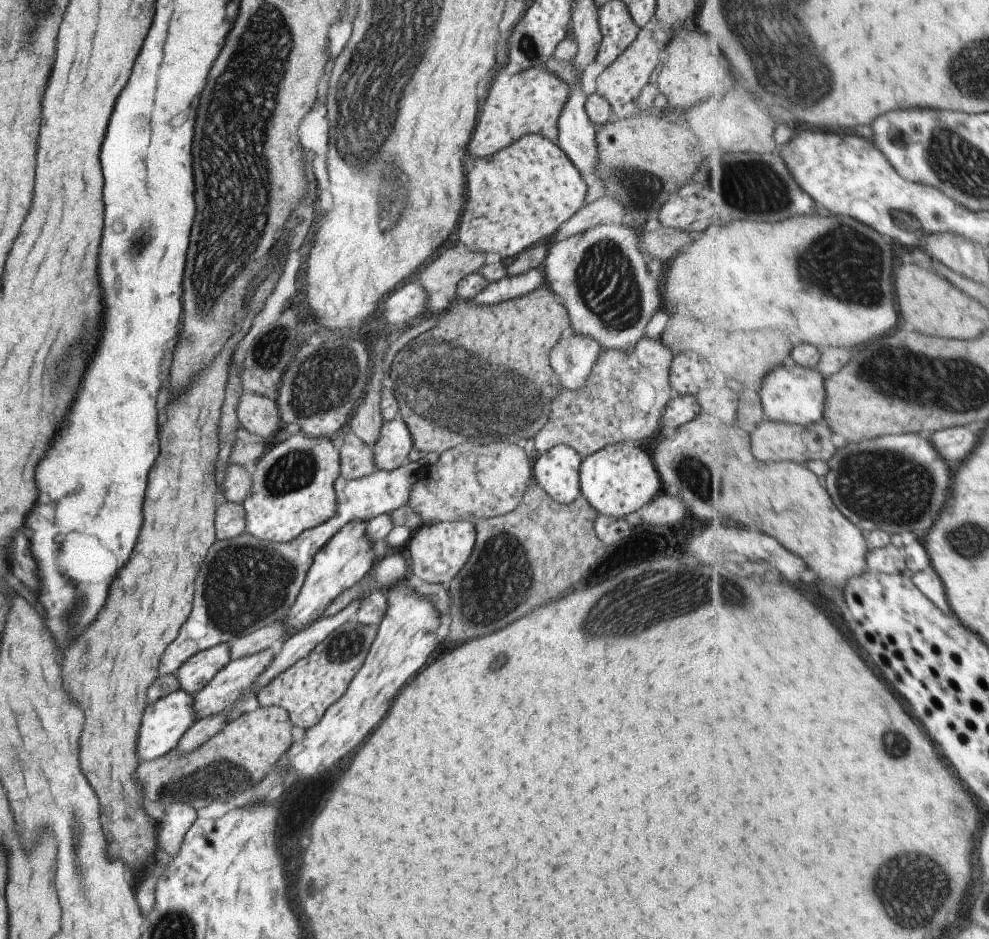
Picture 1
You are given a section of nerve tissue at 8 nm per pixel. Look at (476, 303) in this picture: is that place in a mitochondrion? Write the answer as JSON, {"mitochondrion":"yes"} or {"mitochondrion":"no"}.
{"mitochondrion":"no"}

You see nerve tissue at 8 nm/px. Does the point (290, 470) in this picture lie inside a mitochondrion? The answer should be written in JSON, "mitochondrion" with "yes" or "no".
{"mitochondrion":"yes"}

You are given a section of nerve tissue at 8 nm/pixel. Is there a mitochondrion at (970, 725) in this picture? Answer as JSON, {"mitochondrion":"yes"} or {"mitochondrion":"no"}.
{"mitochondrion":"no"}

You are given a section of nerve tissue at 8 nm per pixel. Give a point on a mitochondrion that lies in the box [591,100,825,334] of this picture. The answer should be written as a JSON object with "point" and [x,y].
{"point":[747,185]}

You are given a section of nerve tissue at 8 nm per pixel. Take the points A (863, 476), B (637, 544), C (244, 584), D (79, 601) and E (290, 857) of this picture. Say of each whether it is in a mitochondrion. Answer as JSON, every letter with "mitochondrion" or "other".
{"A":"mitochondrion","B":"other","C":"mitochondrion","D":"mitochondrion","E":"mitochondrion"}

